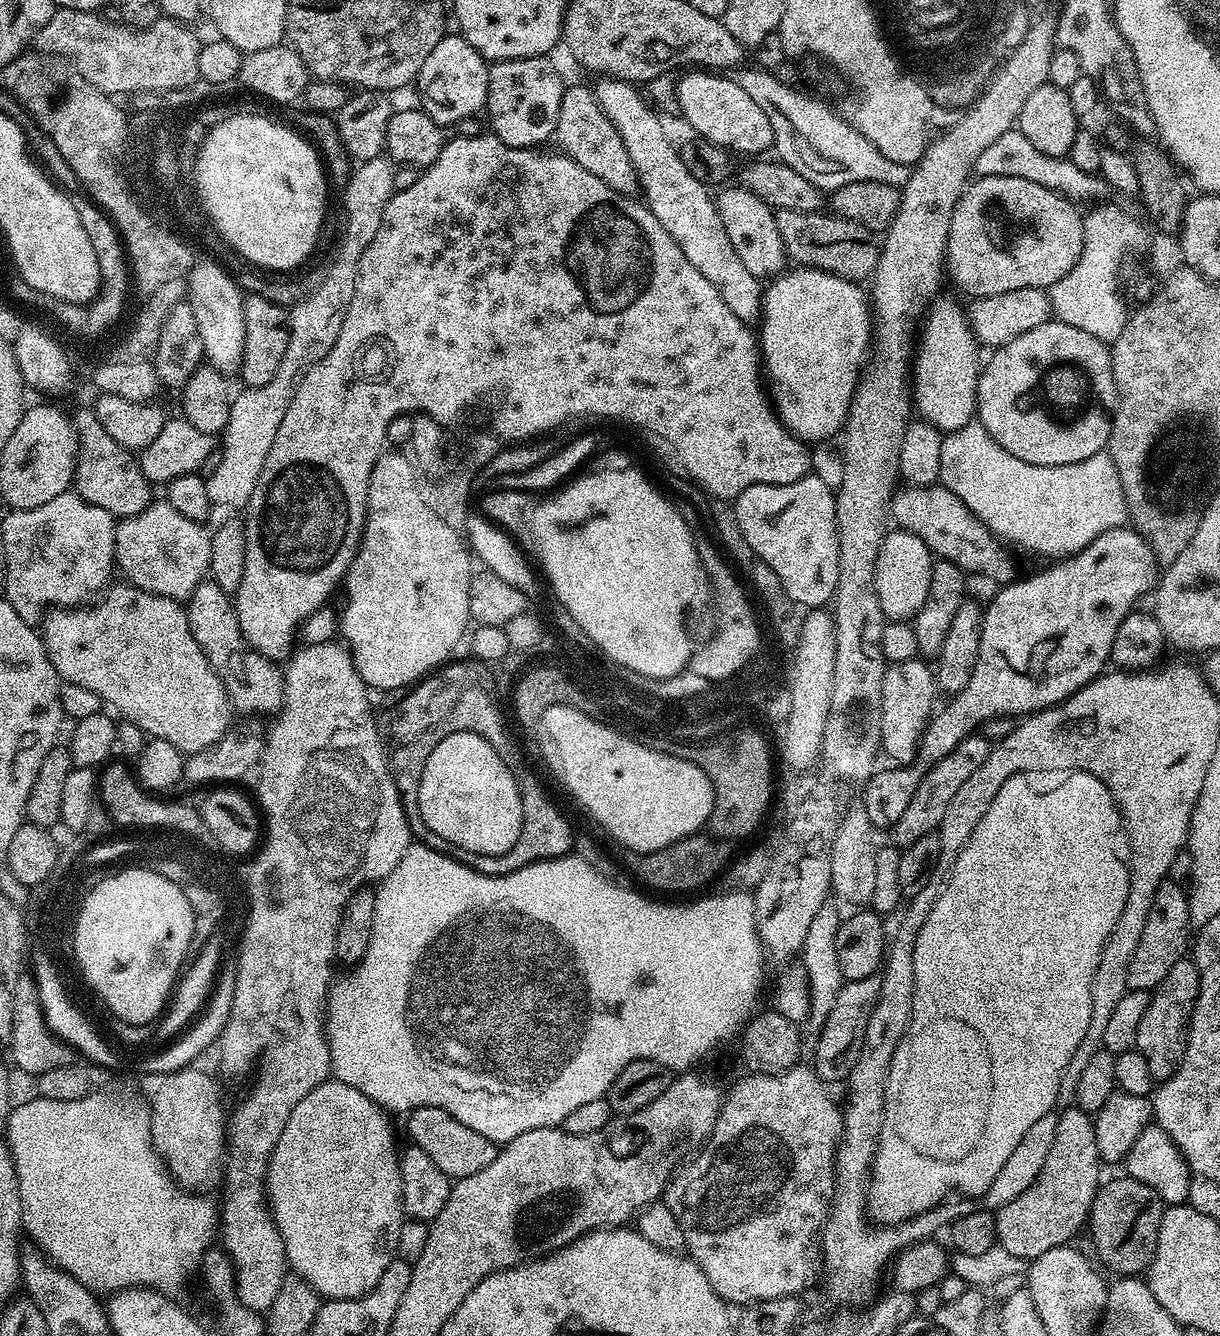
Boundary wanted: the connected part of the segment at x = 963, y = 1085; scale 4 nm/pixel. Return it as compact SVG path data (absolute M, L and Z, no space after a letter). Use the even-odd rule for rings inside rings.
M1073 771L1057 788L1052 788L1049 792L1035 792L1028 785L1029 777L1021 774L1012 776L1004 783L1002 790L998 790L998 794L994 798L994 802L990 806L990 810L986 810L986 814L982 814L982 822L978 822L978 826L974 826L974 834L969 836L964 849L958 854L958 858L952 867L950 878L946 882L946 886L942 890L942 894L938 898L938 902L934 902L934 910L930 910L927 916L923 917L921 928L916 932L916 940L912 943L914 950L914 998L912 999L912 1021L908 1023L908 1033L902 1038L902 1042L898 1046L898 1050L894 1050L892 1061L888 1067L888 1081L886 1082L886 1094L884 1095L884 1121L882 1122L882 1130L880 1131L880 1141L876 1147L876 1157L872 1160L870 1169L870 1179L868 1181L868 1208L867 1215L871 1217L877 1225L887 1225L902 1223L911 1216L922 1214L926 1210L943 1205L943 1200L957 1188L964 1196L983 1197L984 1192L994 1182L994 1178L998 1178L998 1170L1002 1170L1002 1165L1006 1163L1006 1158L1010 1158L1010 1154L1014 1154L1014 1150L1018 1150L1018 1146L1022 1142L1022 1138L1026 1138L1026 1130L1030 1130L1030 1126L1034 1126L1034 1122L1038 1122L1038 1118L1045 1116L1047 1112L1053 1111L1057 1107L1060 1098L1060 1079L1066 1070L1066 1066L1070 1062L1070 1058L1074 1058L1074 1050L1078 1050L1078 1042L1082 1042L1082 1038L1086 1038L1086 1030L1090 1030L1090 990L1094 982L1094 970L1098 970L1098 958L1102 958L1102 950L1106 946L1106 942L1110 938L1110 934L1114 930L1114 926L1118 922L1118 918L1122 914L1122 906L1126 906L1126 894L1130 890L1130 878L1128 877L1127 863L1116 853L1116 844L1112 841L1112 835L1115 832L1119 833L1122 828L1120 818L1120 809L1116 806L1116 800L1110 794L1110 790L1098 778L1094 778L1088 772Z

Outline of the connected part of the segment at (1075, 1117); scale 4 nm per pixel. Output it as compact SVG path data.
M1068 1106L1060 1112L1058 1126L1054 1130L1054 1142L1050 1142L1050 1154L1046 1162L1042 1162L1042 1170L1038 1170L1038 1178L1030 1182L1029 1188L1014 1198L1014 1202L1006 1202L995 1209L996 1239L1010 1254L1018 1254L1025 1262L1036 1260L1054 1247L1067 1245L1079 1228L1085 1227L1088 1212L1102 1183L1100 1168L1102 1161L1098 1154L1098 1138L1094 1138L1095 1119L1089 1113L1075 1106Z

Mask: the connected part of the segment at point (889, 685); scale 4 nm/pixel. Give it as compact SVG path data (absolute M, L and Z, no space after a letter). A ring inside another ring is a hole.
M923 659L888 664L882 678L882 718L880 719L880 747L883 755L897 765L909 764L916 756L920 735L934 715L932 703L938 697L933 669Z

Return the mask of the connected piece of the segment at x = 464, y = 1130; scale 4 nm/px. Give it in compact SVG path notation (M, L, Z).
M424 1104L420 1108L413 1108L408 1115L408 1136L415 1147L426 1150L426 1154L446 1174L448 1179L455 1182L462 1178L470 1178L470 1174L478 1174L478 1170L486 1170L490 1162L494 1162L498 1145L490 1138L482 1138L470 1126L462 1126L458 1118L446 1114L433 1104Z

